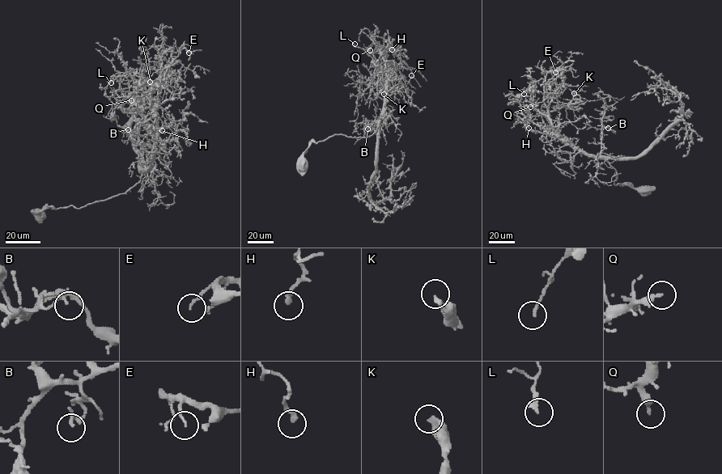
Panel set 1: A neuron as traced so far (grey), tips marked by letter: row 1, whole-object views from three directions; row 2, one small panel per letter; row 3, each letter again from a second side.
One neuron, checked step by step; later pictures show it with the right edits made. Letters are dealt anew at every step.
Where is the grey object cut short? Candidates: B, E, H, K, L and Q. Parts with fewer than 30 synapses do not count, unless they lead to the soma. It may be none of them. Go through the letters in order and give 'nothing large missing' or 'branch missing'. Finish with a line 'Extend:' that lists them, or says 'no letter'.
B: nothing large missing
E: nothing large missing
H: nothing large missing
K: nothing large missing
L: nothing large missing
Q: nothing large missing
Extend: no letter

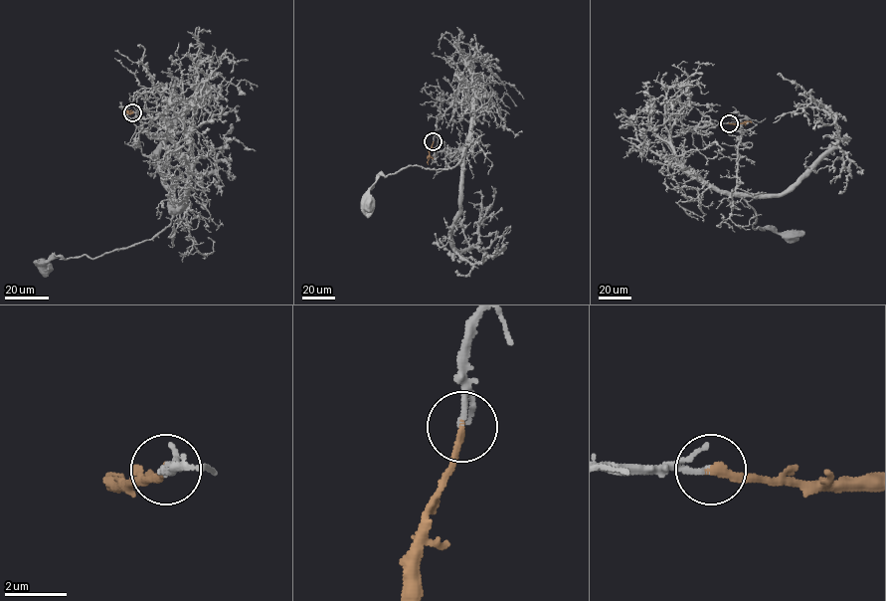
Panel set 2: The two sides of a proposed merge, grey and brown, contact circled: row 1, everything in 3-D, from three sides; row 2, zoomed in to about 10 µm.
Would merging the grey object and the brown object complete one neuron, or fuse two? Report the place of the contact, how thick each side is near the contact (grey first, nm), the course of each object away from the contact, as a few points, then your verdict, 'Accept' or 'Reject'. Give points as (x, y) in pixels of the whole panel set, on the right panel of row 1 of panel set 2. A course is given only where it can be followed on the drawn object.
Place: (729, 123). Thickness 130 nm (grey) against 240 nm. Course of grey: (729, 123), (672, 136), (673, 157), (688, 172), (737, 193), (755, 211), (755, 229), (791, 236). Course of brown: (729, 123), (752, 122). Accept

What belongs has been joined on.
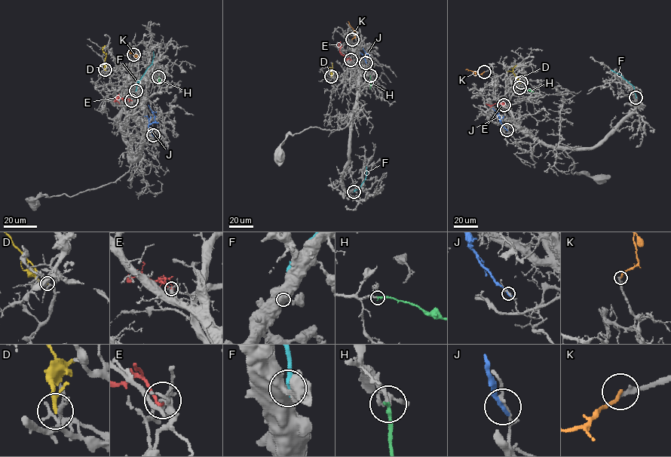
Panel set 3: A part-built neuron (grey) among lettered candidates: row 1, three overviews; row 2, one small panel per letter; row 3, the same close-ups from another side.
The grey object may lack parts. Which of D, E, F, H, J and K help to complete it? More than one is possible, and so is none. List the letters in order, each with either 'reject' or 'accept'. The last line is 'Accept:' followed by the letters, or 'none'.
D: reject
E: reject
F: reject
H: accept
J: reject
K: reject
Accept: H

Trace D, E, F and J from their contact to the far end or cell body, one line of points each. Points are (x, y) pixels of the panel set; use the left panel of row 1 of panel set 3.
D: (105, 69), (105, 56), (102, 50), (105, 45)
E: (131, 100), (117, 98), (115, 101), (117, 99)
F: (136, 90), (137, 82), (152, 60), (153, 51)
J: (152, 136), (148, 125), (154, 121), (154, 115), (148, 105)

